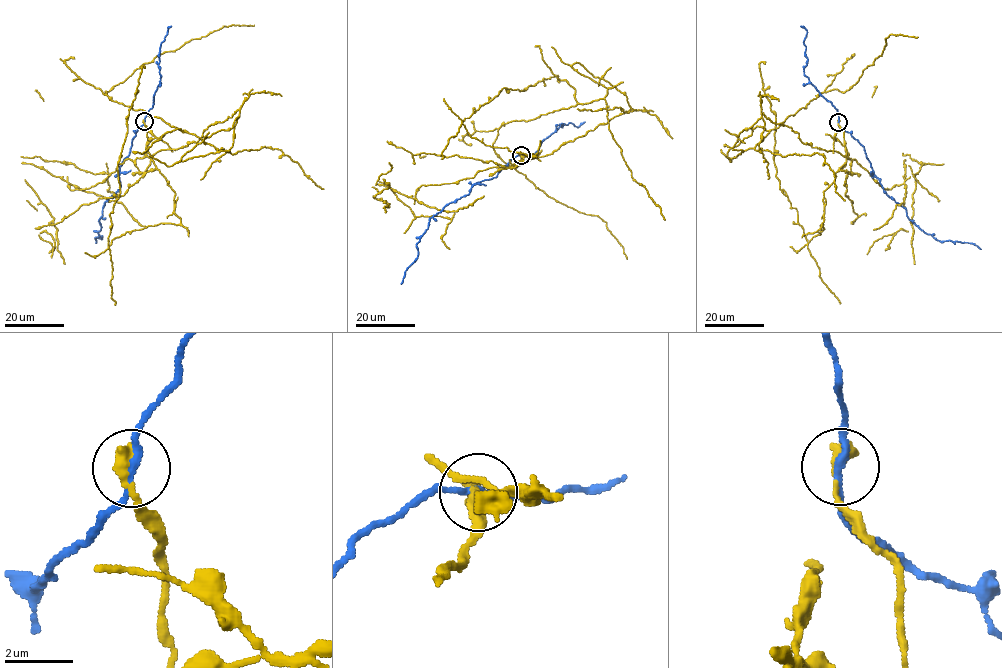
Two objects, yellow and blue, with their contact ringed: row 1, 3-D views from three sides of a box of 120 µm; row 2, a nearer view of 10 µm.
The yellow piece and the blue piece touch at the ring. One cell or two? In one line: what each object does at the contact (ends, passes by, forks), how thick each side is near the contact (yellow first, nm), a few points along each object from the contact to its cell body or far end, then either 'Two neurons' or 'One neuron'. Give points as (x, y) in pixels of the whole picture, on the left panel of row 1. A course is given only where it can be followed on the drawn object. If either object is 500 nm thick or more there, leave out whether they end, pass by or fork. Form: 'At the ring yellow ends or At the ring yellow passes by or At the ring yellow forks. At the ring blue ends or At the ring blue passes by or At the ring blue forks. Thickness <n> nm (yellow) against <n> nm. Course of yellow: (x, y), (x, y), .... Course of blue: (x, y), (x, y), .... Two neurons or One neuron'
At the ring yellow ends. At the ring blue passes by. Thickness 440 nm (yellow) against 190 nm. Course of yellow: (144, 121), (153, 155), (239, 109), (177, 162), (217, 152), (104, 93), (165, 52), (254, 25). Course of blue: (144, 121), (120, 167), (120, 188), (103, 208), (97, 237), (102, 235), (95, 237), (95, 243). Two neurons

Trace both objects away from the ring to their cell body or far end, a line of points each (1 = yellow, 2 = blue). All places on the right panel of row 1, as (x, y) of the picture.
1: (838, 122), (845, 156), (761, 111), (727, 153), (754, 147), (824, 92), (845, 92), (890, 34), (918, 36)
2: (838, 122), (864, 147), (873, 174), (886, 195), (906, 210), (907, 218), (939, 241), (967, 242), (981, 249)

